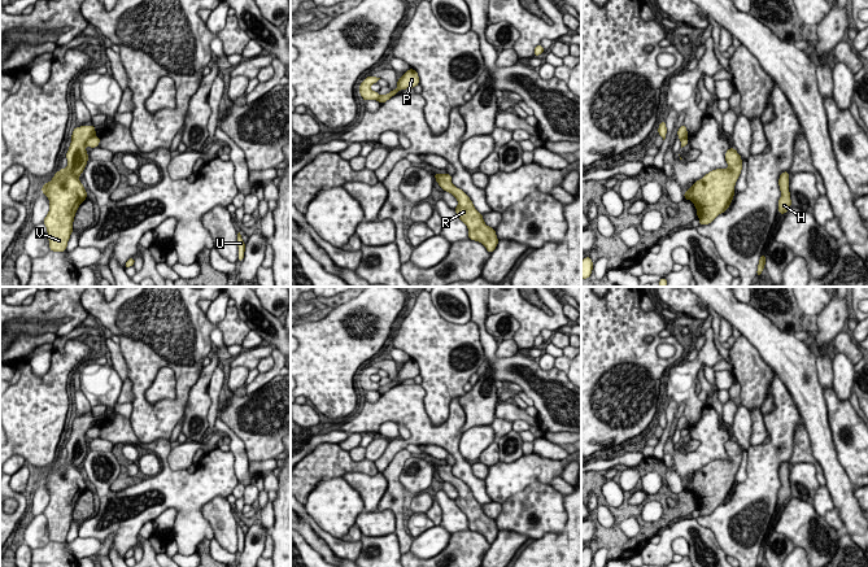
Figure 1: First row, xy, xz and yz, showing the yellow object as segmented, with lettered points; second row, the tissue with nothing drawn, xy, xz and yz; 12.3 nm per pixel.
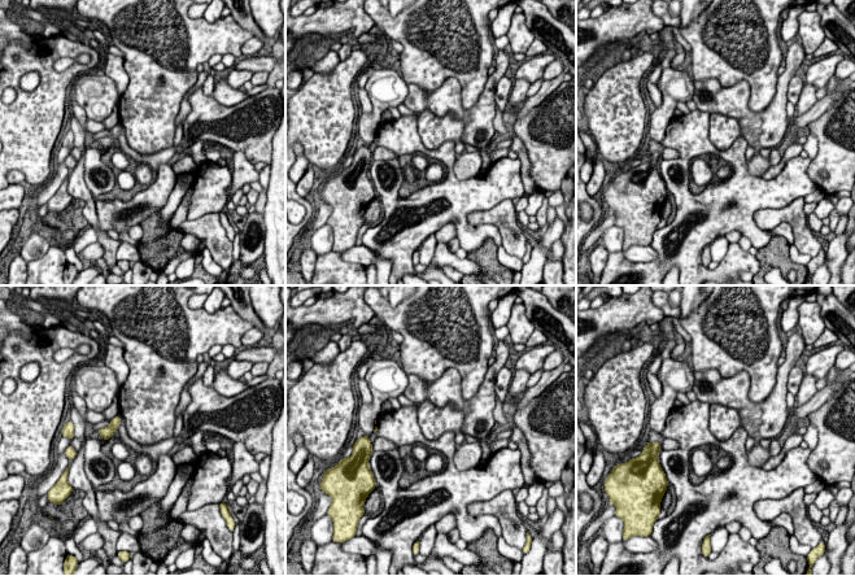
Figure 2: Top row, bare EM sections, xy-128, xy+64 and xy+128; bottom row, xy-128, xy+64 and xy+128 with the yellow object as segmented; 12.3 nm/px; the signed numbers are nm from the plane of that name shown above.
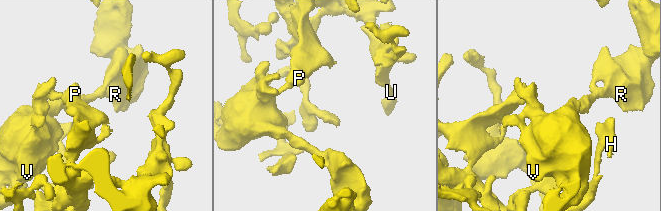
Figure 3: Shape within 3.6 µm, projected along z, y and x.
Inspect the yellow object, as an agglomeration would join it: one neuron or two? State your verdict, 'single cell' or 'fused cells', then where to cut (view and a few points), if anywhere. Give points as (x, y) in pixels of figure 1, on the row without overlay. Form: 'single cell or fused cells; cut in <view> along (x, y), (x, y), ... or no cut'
single cell; no cut

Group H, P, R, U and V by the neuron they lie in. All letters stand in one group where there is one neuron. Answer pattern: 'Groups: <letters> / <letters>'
Groups: H P R U V

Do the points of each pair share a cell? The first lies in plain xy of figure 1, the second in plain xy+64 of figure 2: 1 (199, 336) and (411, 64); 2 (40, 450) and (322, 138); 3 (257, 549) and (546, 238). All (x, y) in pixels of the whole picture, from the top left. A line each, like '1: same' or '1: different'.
1: same
2: same
3: different

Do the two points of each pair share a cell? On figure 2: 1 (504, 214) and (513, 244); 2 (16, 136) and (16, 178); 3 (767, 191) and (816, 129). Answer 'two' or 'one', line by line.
1: one
2: two
3: two

